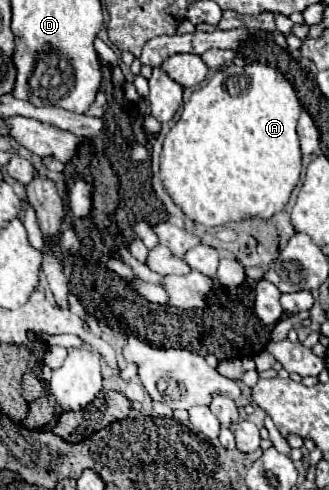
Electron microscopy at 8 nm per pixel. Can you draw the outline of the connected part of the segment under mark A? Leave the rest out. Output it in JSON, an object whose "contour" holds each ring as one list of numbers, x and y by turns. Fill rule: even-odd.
{"contour":[[260,63,218,69,204,87,190,95,180,119,164,139,160,155,160,179,164,189,186,217,200,225,218,227,250,217,270,219,286,207,292,189,300,181,302,151,296,135,300,111,302,105,292,83,276,69]]}

